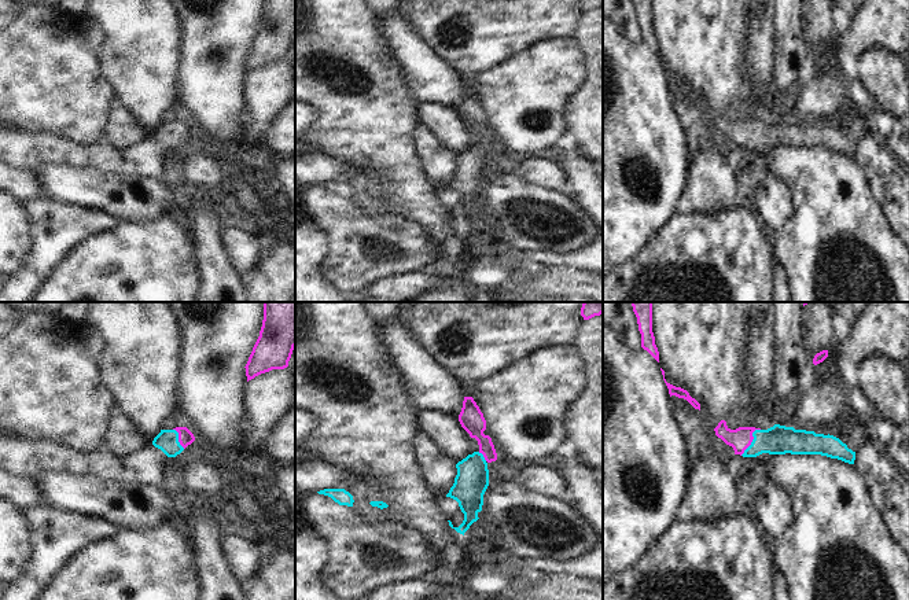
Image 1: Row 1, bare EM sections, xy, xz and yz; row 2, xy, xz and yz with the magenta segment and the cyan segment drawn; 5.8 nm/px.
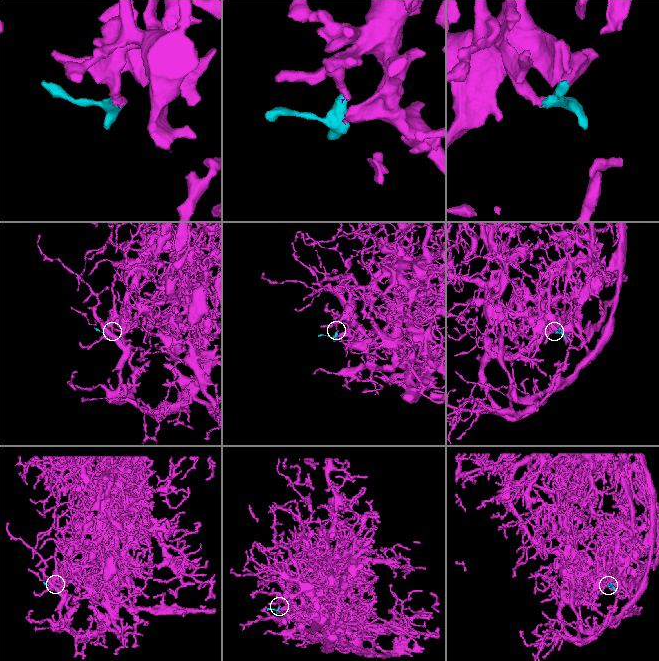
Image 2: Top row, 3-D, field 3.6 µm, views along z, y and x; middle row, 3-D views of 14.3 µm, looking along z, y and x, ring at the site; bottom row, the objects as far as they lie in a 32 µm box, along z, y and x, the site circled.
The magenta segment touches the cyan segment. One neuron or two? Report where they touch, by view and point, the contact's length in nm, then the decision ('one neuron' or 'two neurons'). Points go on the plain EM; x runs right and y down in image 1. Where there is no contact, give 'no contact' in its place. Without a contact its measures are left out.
yz (751, 133) | 200 nm | one neuron

